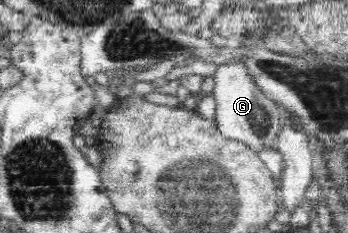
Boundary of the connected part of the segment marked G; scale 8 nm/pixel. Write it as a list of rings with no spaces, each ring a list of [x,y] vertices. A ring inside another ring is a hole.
[[[243,62],[222,64],[216,68],[213,77],[216,82],[212,92],[217,105],[215,121],[224,137],[243,141],[256,153],[262,149],[275,148],[276,138],[284,126],[283,109],[260,90],[245,64]]]

